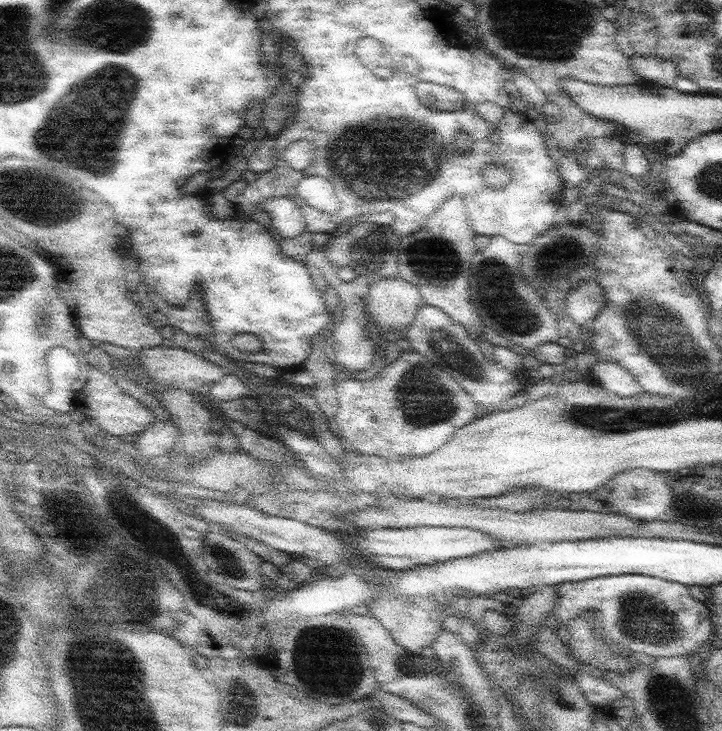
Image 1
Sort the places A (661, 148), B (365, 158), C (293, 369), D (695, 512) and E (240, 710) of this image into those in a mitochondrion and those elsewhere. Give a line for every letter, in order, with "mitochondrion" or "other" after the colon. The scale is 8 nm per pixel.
A: other
B: mitochondrion
C: other
D: other
E: mitochondrion

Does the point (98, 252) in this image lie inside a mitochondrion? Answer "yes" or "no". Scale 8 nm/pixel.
no

